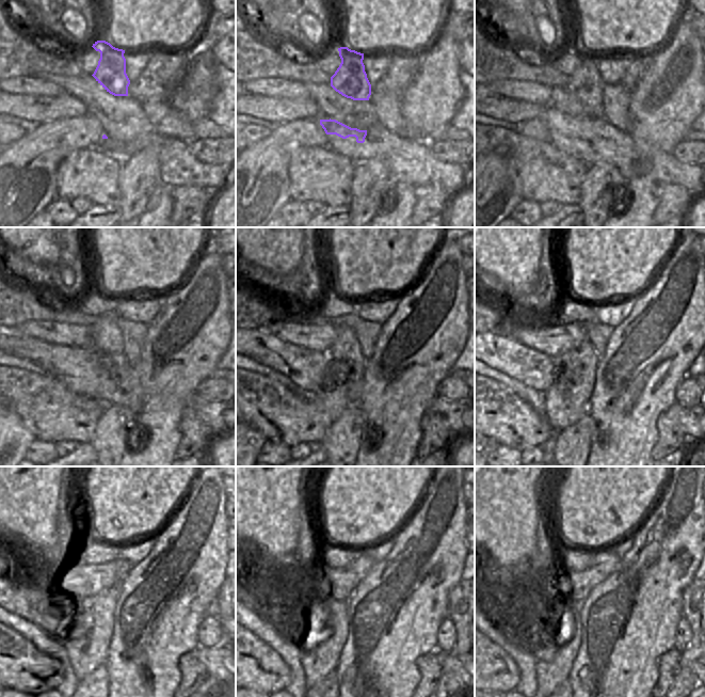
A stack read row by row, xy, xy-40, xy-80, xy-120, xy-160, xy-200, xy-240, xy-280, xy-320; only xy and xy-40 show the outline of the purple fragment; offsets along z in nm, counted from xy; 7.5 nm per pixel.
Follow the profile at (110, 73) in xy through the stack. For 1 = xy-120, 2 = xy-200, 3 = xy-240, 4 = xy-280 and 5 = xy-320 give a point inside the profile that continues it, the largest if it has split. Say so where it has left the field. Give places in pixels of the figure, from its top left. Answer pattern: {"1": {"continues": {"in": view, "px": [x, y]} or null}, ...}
{"1": {"continues": {"in": "xy-120", "px": [107, 338]}}, "2": {"continues": {"in": "xy-200", "px": [579, 367]}}, "3": {"continues": {"in": "xy-240", "px": [99, 610]}}, "4": {"continues": {"in": "xy-280", "px": [318, 662]}}, "5": {"continues": {"in": "xy-320", "px": [554, 665]}}}

